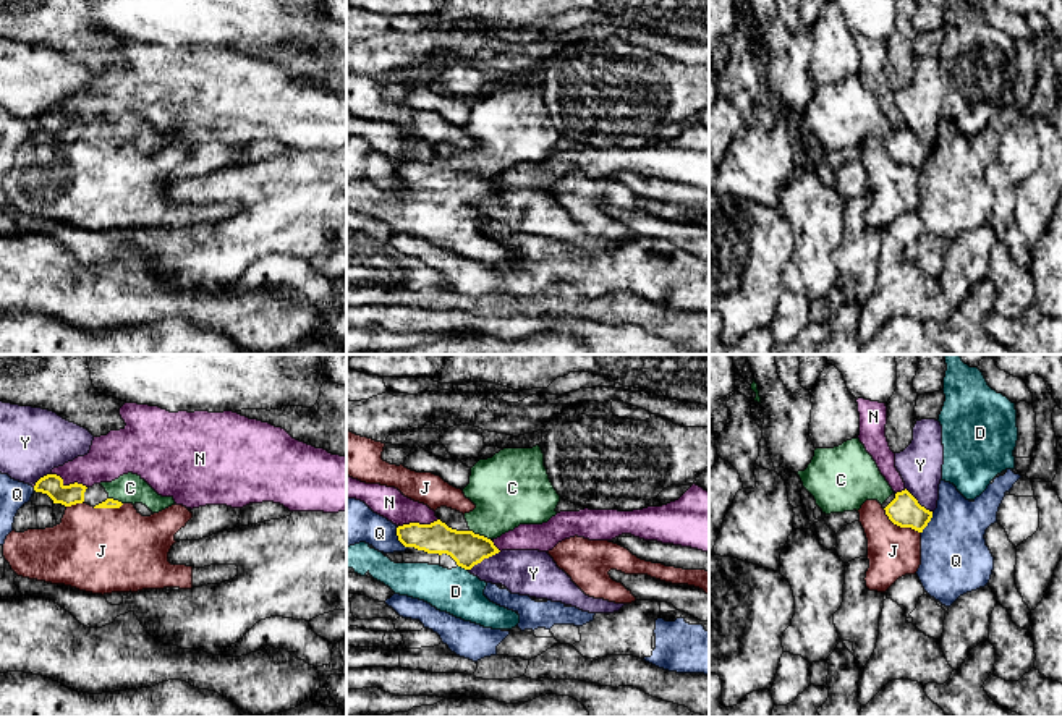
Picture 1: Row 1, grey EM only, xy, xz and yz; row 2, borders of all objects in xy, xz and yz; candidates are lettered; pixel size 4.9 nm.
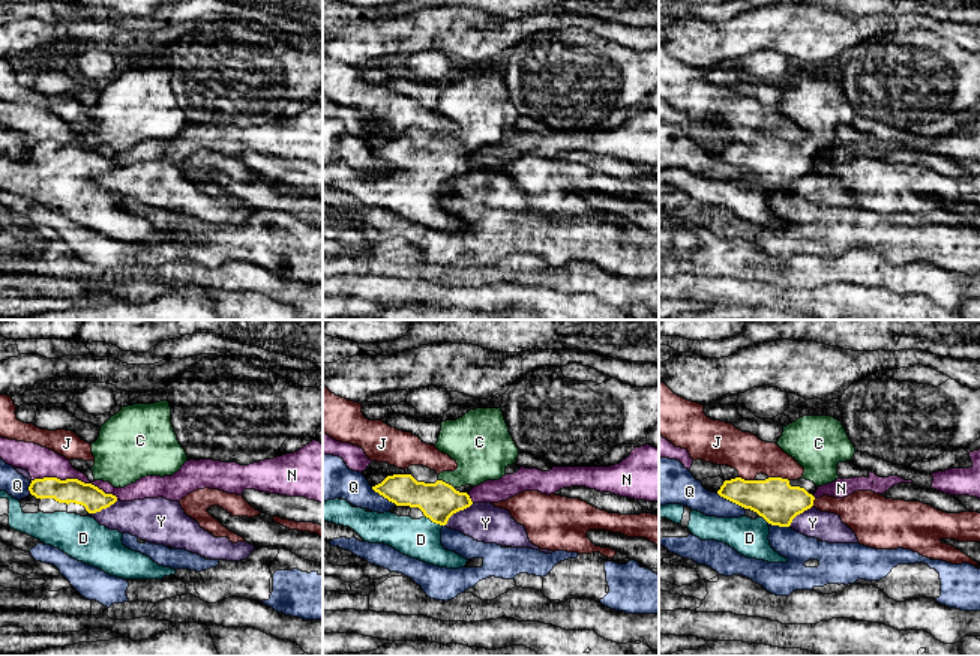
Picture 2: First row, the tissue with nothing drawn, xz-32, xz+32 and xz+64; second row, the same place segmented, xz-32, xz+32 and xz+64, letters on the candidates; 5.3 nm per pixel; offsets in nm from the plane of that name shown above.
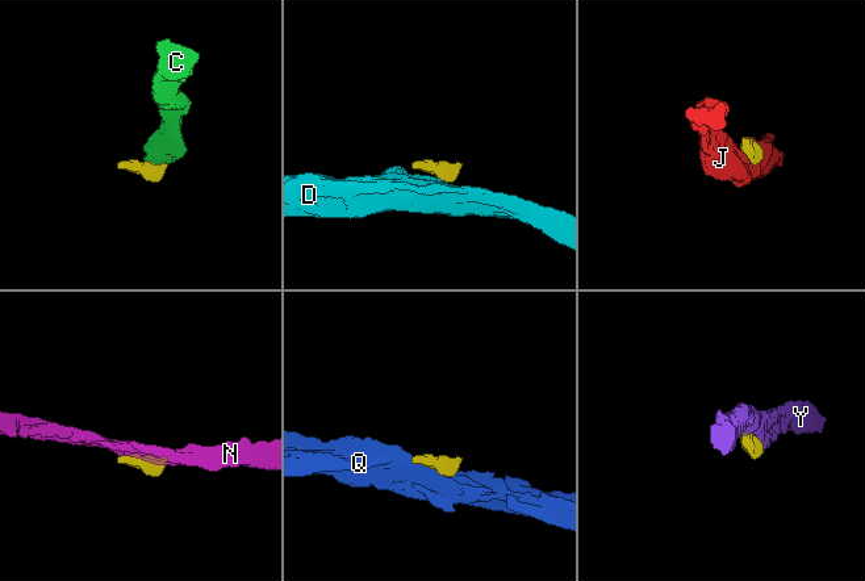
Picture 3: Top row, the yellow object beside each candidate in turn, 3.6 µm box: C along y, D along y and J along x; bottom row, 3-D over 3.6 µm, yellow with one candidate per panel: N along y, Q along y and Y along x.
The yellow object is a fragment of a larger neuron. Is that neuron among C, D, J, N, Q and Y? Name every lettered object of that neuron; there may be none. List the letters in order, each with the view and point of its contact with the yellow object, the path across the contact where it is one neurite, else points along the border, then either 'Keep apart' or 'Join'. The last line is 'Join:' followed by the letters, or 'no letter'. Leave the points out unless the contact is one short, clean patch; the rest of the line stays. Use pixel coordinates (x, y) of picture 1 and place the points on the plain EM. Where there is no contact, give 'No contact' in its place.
C: Touches yellow at xz (478, 172). Path across: xz (468, 186), (478, 172), (501, 144), (505, 130). Join
D: Touches yellow at xz (463, 204). Path across: xz (468, 186), (463, 204), (455, 229). Join
J: Touches yellow at yz (900, 164). Keep apart
N: Touches yellow at xy (70, 122). Keep apart
Q: Touches yellow at xz (399, 175). Keep apart
Y: Touches yellow at xz (483, 196). Keep apart
Join: C, D

